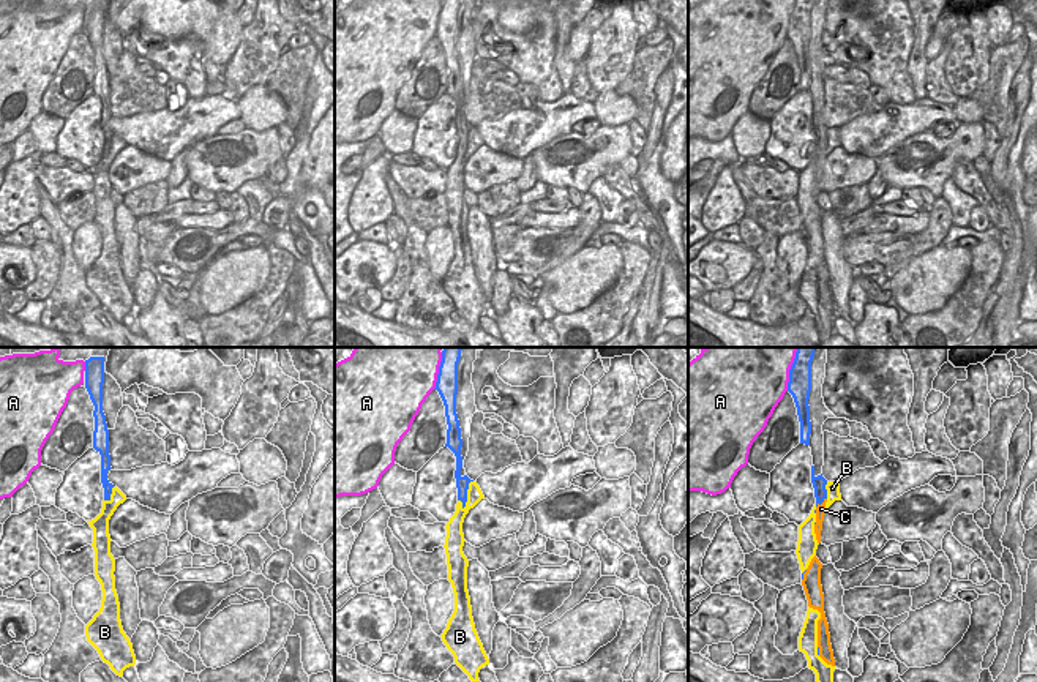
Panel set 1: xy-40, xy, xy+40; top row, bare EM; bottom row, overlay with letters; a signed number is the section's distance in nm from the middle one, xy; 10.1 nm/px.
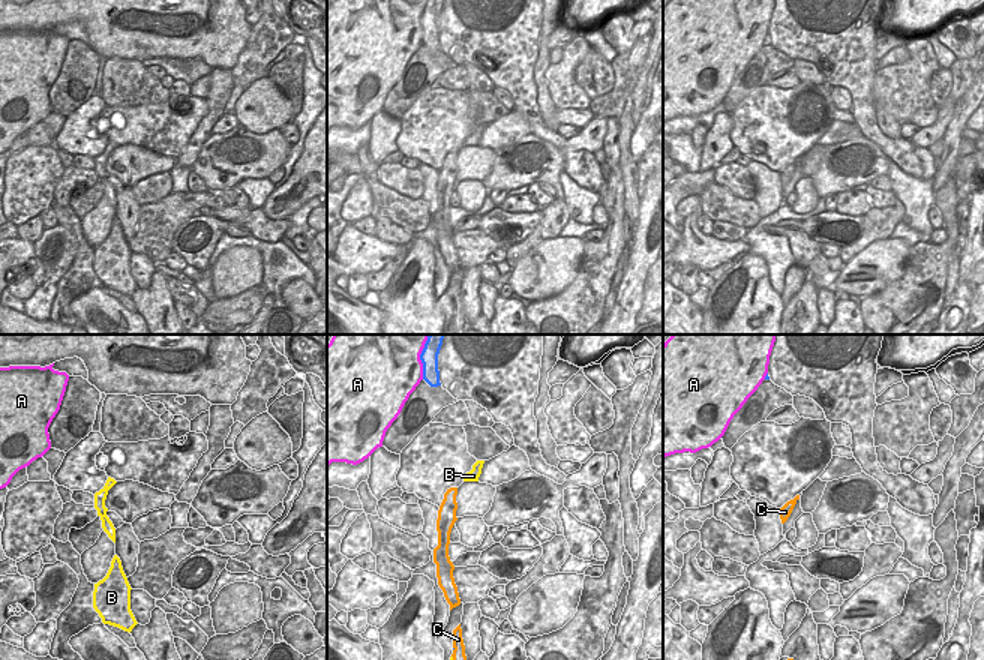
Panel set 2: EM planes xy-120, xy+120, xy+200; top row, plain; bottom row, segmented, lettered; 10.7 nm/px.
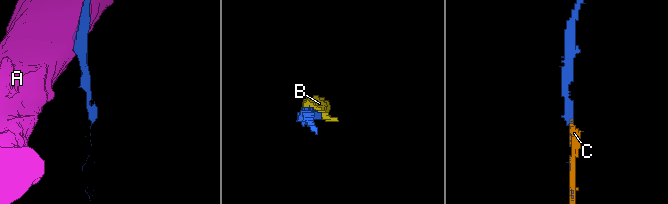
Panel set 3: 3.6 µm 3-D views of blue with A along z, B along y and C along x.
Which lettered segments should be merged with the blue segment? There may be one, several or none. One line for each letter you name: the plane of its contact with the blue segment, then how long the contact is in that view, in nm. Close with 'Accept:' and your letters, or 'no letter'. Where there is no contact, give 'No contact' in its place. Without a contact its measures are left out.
B: Touches blue in xy. Shared border 320 nm
Accept: B.

